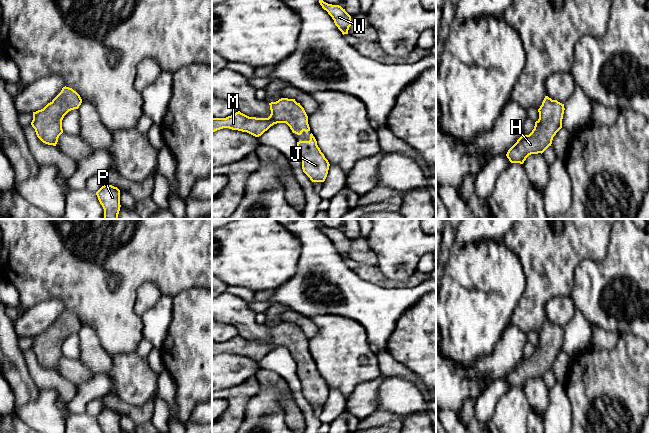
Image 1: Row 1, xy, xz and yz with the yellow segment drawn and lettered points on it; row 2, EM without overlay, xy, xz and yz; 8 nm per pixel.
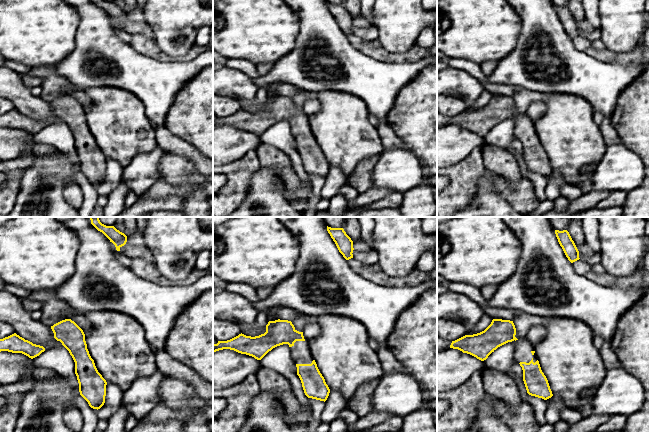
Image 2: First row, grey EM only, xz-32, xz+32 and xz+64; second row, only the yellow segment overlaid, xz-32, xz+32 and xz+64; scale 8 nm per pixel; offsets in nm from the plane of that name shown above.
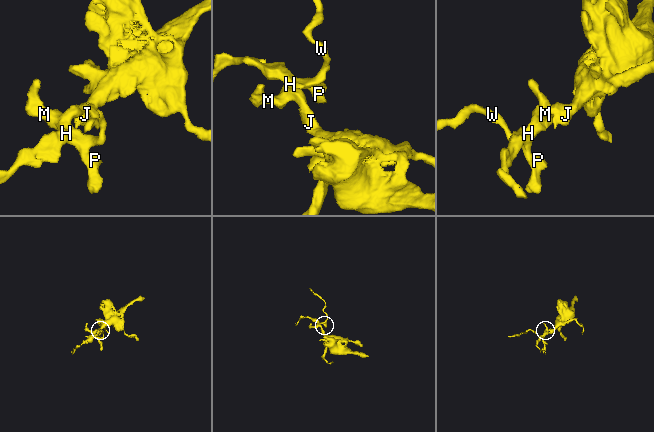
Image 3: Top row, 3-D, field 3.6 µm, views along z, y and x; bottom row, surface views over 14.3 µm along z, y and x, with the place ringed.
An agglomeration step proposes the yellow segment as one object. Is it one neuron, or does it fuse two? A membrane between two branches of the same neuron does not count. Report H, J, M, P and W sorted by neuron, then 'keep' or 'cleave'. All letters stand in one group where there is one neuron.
H J M P W; keep

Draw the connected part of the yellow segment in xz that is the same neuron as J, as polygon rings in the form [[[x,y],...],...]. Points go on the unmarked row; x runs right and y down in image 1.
[[[312,357],[309,365],[297,366],[297,376],[301,382],[303,396],[310,404],[312,406],[324,406],[330,388],[318,371]]]

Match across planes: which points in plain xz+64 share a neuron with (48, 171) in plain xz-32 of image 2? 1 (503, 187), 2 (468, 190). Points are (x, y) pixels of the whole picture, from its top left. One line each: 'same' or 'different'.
1: different
2: different

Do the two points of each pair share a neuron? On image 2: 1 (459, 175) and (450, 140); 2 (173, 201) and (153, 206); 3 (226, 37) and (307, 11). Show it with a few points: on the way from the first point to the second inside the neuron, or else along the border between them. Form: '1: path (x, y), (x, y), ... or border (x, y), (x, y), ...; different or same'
1: border (476, 149), (473, 149), (461, 160), (447, 166); different
2: path (168, 204), (158, 204); same
3: border (292, 10), (299, 19), (299, 31), (296, 38); different

